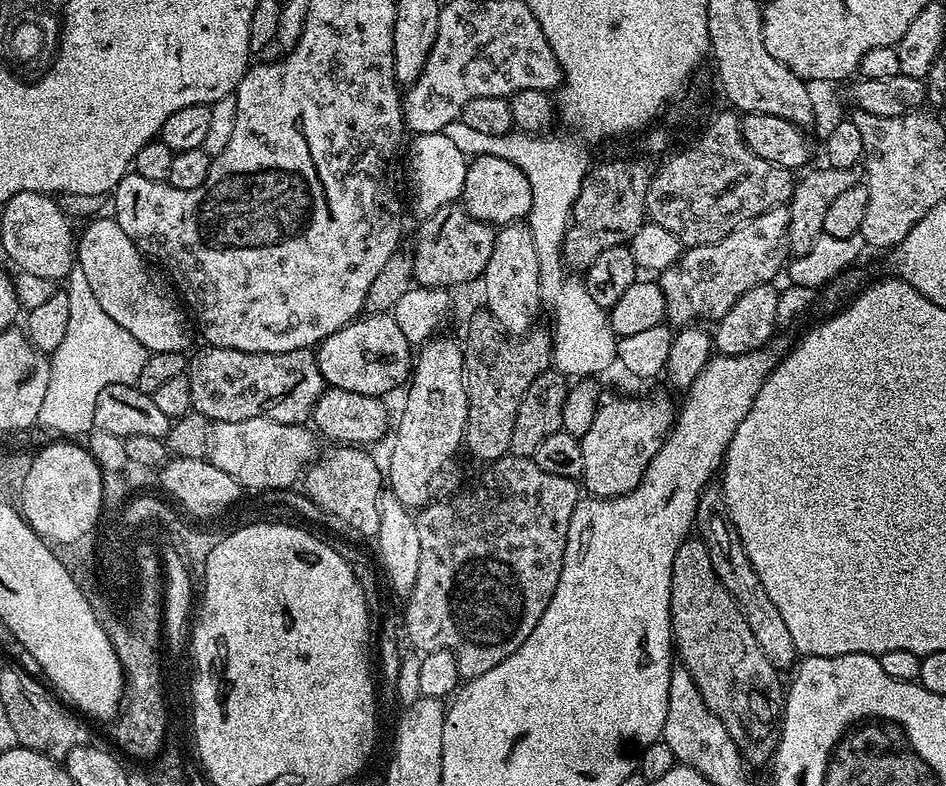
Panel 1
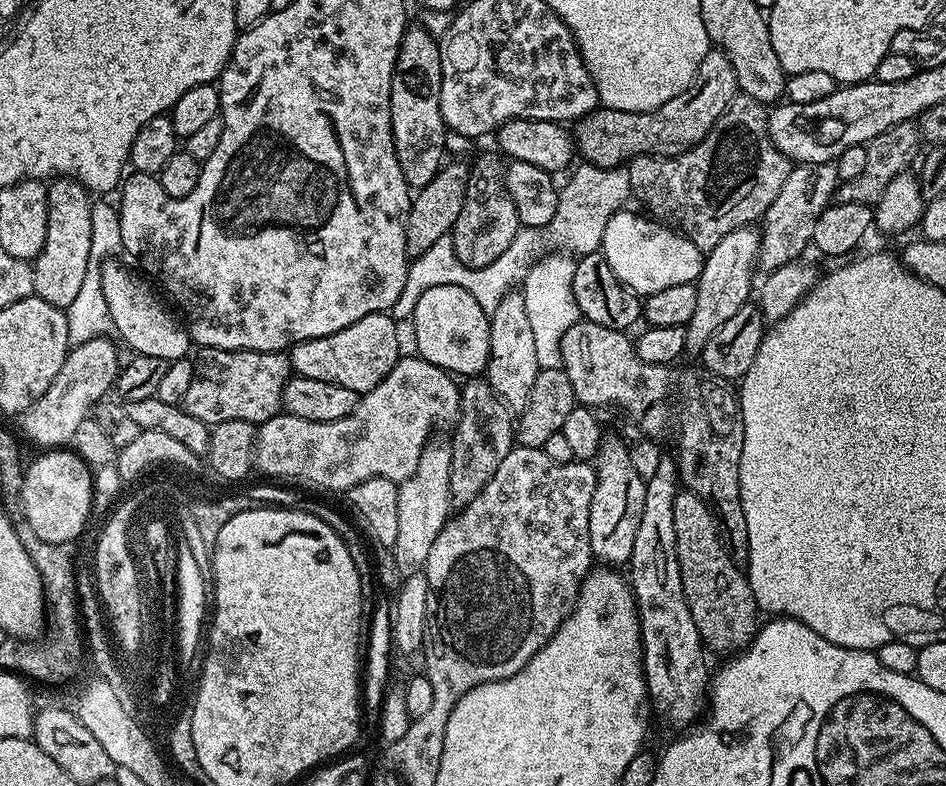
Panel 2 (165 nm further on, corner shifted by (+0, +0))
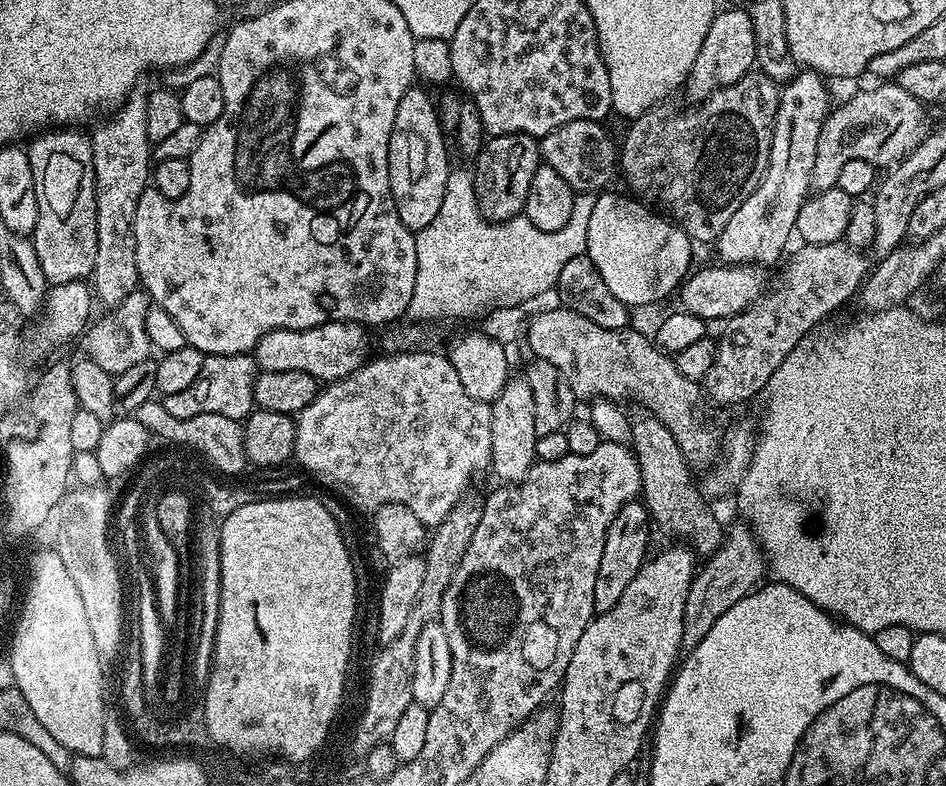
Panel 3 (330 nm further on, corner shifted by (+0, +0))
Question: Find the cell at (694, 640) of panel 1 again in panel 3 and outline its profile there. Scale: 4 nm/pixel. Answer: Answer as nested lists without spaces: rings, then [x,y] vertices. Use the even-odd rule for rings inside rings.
[[[633,407],[630,412],[632,438],[630,446],[640,461],[640,487],[642,503],[648,509],[649,517],[656,520],[676,538],[687,542],[697,557],[707,558],[720,548],[725,529],[720,528],[716,516],[707,508],[701,489],[692,481],[693,469],[690,461],[667,426],[648,408]]]

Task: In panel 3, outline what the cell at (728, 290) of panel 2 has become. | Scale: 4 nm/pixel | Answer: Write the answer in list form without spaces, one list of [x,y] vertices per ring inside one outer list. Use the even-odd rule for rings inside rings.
[[[811,70],[797,71],[796,75],[780,88],[780,101],[776,111],[776,121],[774,122],[774,134],[772,135],[772,145],[770,146],[770,158],[768,159],[768,169],[758,182],[754,194],[738,206],[738,210],[726,222],[726,230],[714,242],[714,248],[720,251],[720,256],[725,265],[730,264],[754,264],[757,266],[769,266],[780,255],[785,255],[784,247],[788,244],[788,239],[793,239],[796,230],[796,219],[798,210],[802,210],[804,201],[810,195],[812,188],[812,175],[814,174],[814,154],[818,154],[818,138],[830,111],[828,104],[828,88],[825,77],[820,73]]]

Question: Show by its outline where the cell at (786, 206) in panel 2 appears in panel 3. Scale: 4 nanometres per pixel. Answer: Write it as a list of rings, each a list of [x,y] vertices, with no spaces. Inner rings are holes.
[[[880,82],[829,111],[818,138],[818,154],[814,154],[812,188],[834,188],[838,173],[846,162],[865,160],[877,169],[888,170],[904,160],[924,141],[930,132],[925,105],[906,94],[894,82]]]

